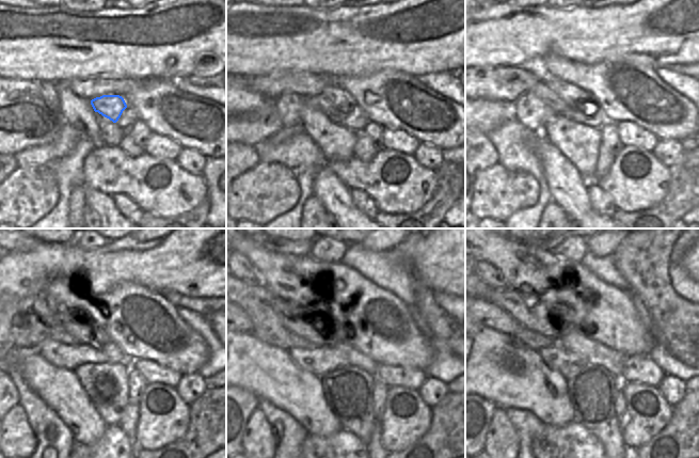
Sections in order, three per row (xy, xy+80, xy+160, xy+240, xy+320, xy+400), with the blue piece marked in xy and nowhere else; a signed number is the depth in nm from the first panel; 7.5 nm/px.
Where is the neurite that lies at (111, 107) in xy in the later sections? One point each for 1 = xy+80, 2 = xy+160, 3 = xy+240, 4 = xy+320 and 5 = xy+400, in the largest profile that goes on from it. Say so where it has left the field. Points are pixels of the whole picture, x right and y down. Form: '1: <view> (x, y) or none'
1: xy+80 (340, 98)
2: xy+160 (571, 94)
3: xy+240 (75, 322)
4: xy+320 (302, 320)
5: xy+400 (524, 306)

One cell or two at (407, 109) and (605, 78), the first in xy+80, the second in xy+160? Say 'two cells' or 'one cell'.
one cell

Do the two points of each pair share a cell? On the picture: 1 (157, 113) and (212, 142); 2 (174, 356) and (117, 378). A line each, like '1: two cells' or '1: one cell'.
1: one cell
2: two cells

